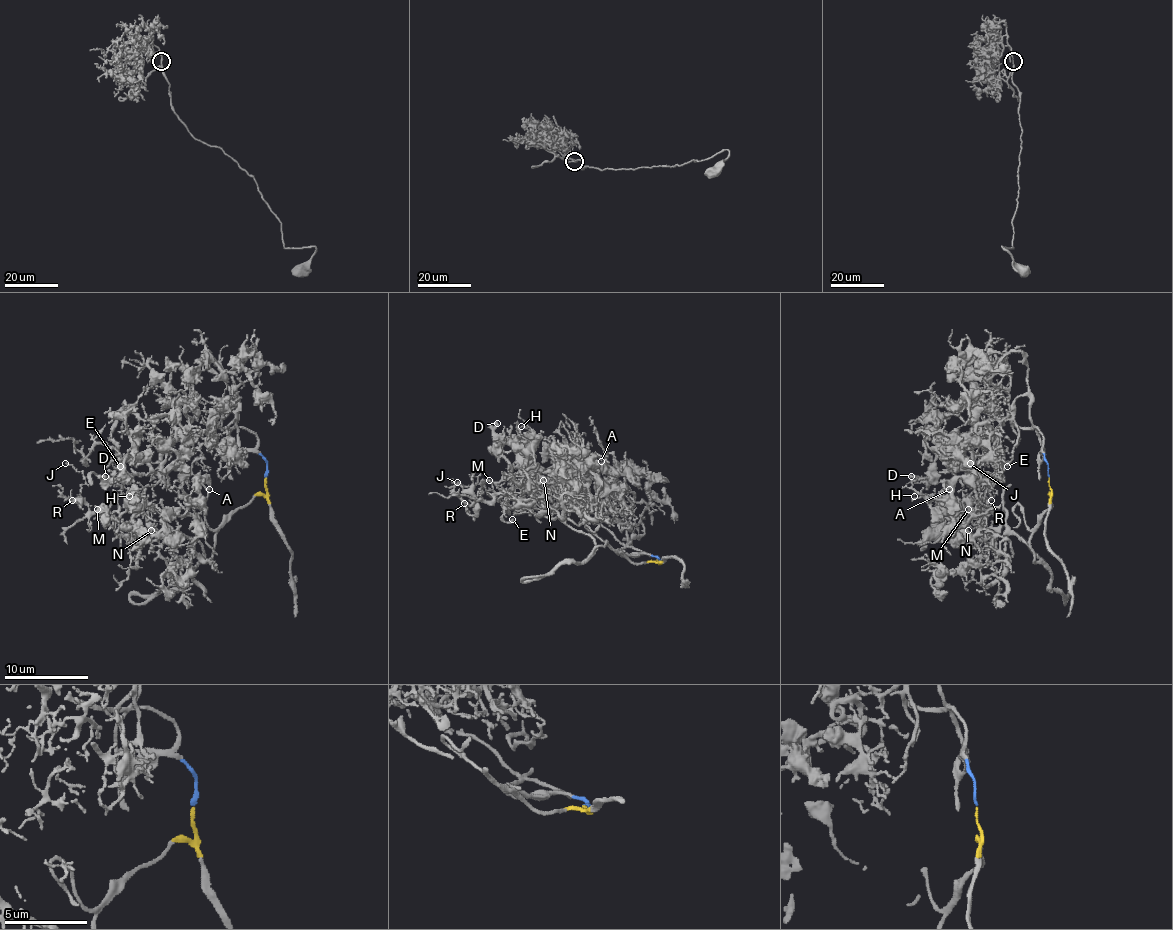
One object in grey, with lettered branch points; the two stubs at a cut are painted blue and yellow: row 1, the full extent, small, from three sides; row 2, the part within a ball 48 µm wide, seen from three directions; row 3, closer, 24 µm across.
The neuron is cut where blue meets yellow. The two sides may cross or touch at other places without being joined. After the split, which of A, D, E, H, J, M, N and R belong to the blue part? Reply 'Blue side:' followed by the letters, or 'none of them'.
Blue side: D, E, J

